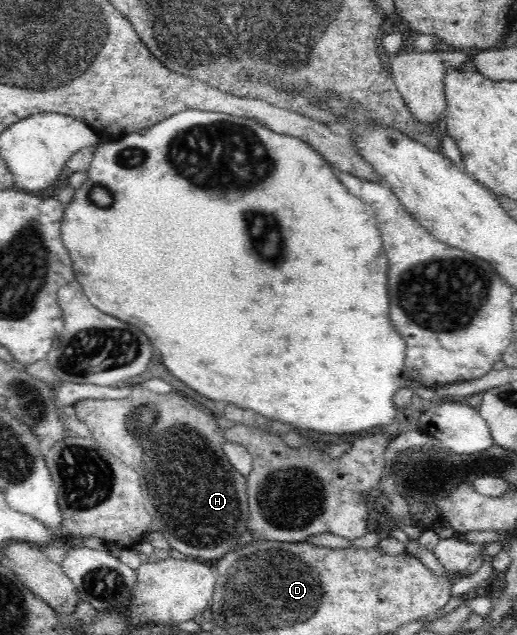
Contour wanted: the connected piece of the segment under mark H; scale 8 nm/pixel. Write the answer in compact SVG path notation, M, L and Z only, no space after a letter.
M134 385L132 393L124 399L83 399L73 407L76 417L92 431L91 437L140 475L145 507L152 519L150 530L160 531L172 548L190 559L219 560L239 547L240 535L246 531L251 513L247 478L230 464L223 449L226 443L223 429L211 413L196 409L180 393L154 393L143 385Z

